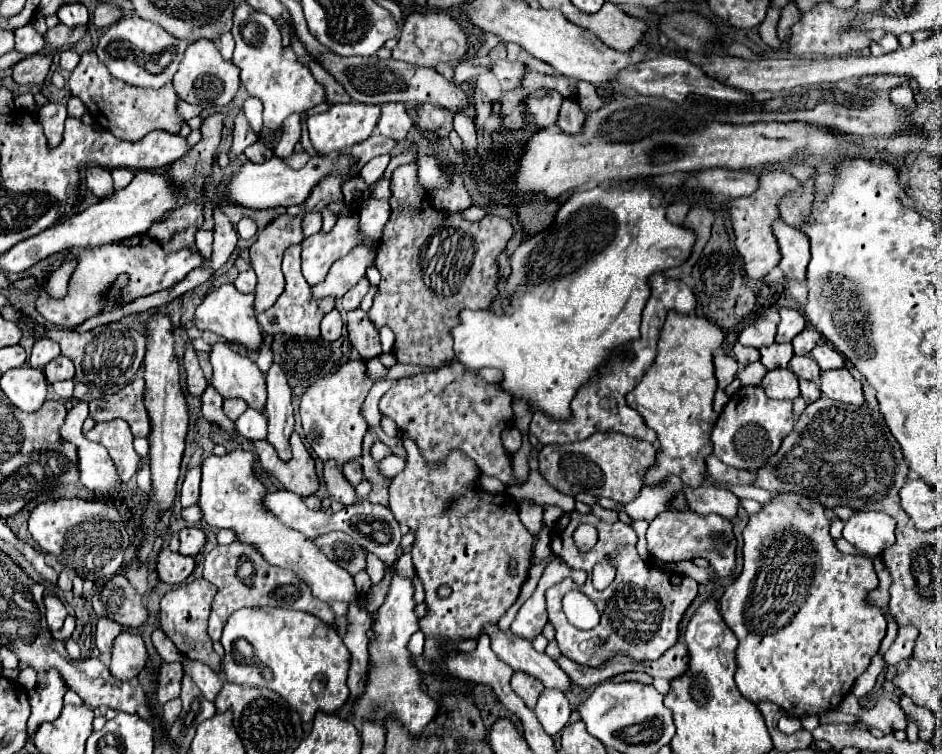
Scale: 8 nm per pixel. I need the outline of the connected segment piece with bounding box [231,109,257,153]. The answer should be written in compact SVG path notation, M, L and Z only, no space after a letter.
M243 109L239 111L239 115L235 117L235 129L233 129L233 151L235 153L243 153L245 147L249 147L251 143L255 143L255 131L251 129L251 125L245 119Z

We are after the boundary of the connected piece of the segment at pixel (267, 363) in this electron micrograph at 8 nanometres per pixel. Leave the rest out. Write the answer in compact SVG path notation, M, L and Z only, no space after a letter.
M263 333L263 343L255 360L256 365L263 373L267 373L273 363L272 341L273 336Z

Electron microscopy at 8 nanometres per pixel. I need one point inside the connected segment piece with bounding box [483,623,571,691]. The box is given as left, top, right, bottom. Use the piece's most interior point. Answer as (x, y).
(515, 651)

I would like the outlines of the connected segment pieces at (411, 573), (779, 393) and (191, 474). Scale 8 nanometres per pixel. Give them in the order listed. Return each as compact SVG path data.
M410 553L402 554L397 561L397 570L401 577L407 577L413 579L415 576L415 570Z
M773 369L767 371L761 387L765 391L767 397L771 399L789 399L793 401L795 397L799 397L799 385L797 385L797 377L791 369Z
M193 467L187 471L183 487L181 487L181 505L195 505L199 499L199 483L201 483L201 467Z

